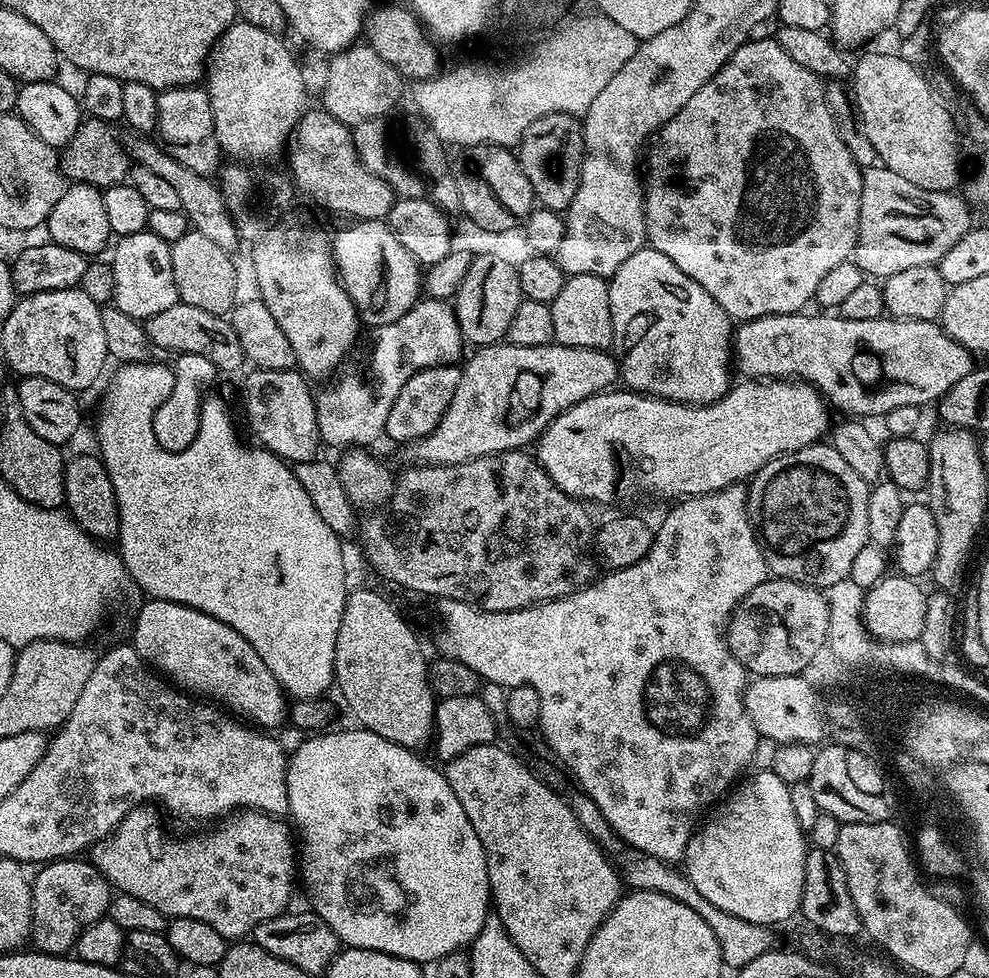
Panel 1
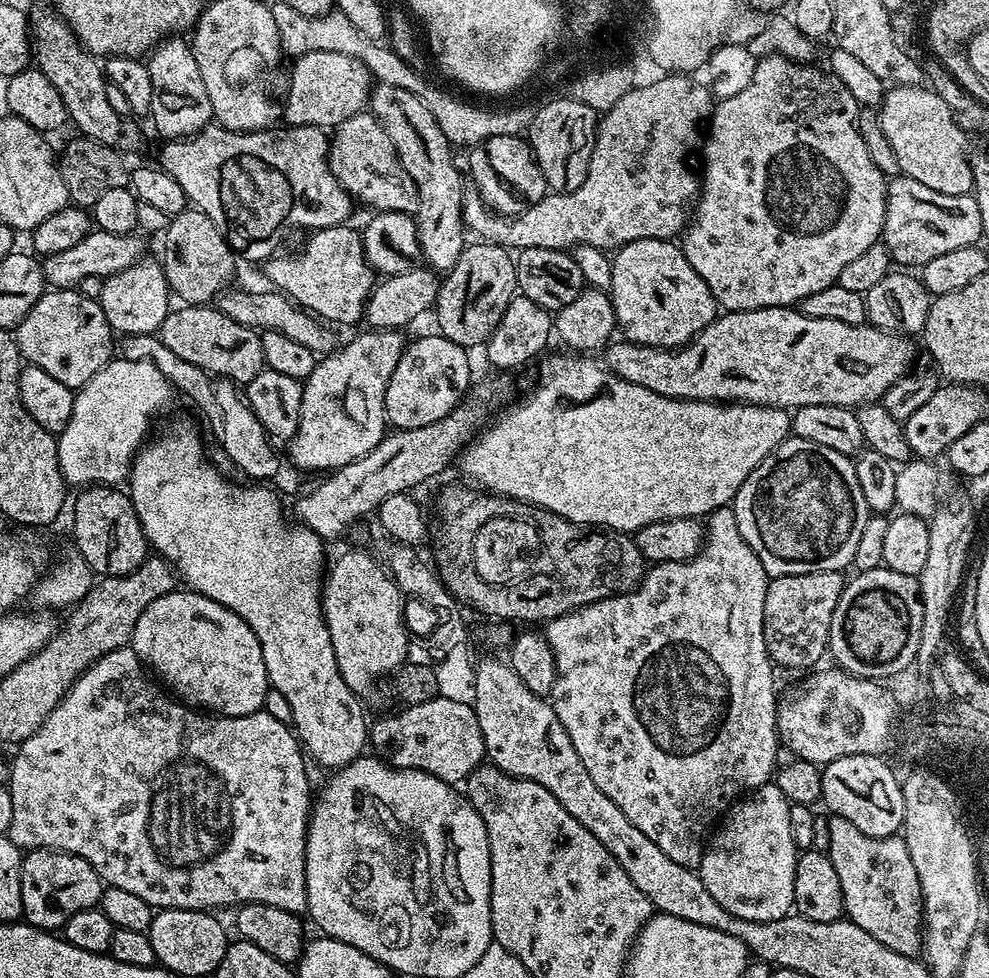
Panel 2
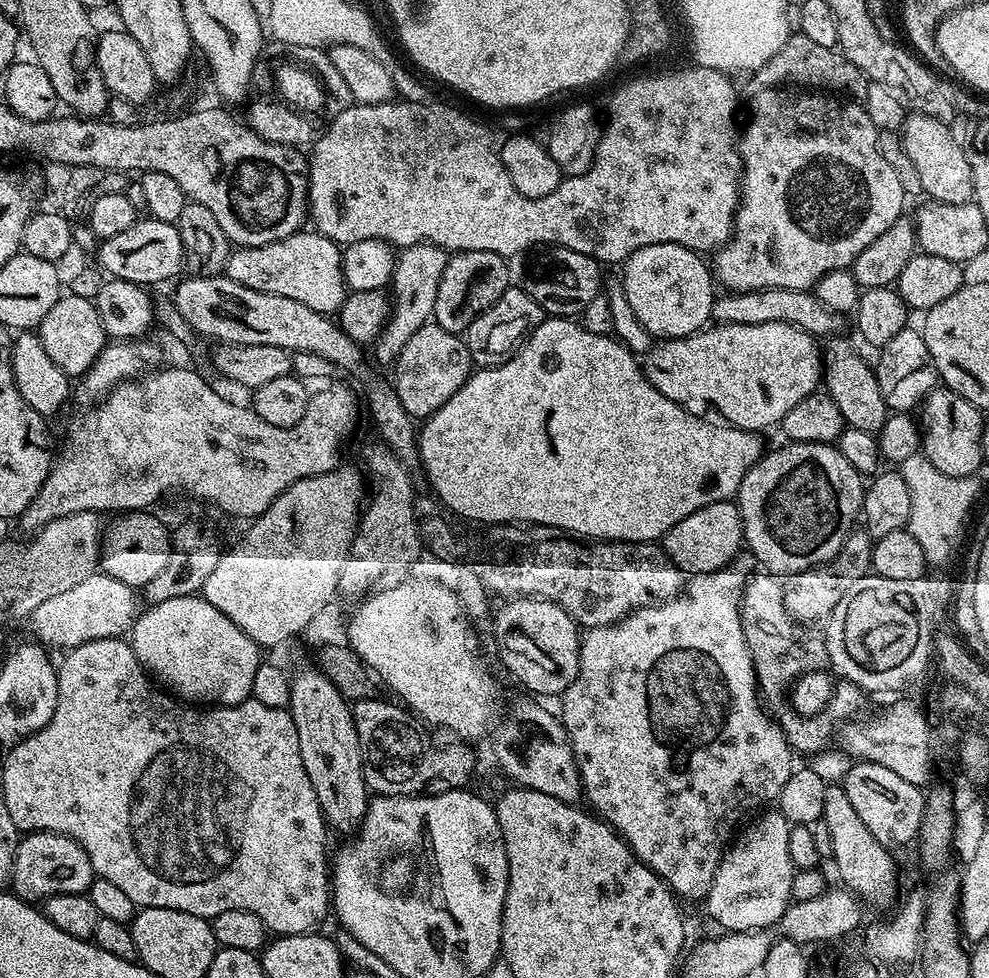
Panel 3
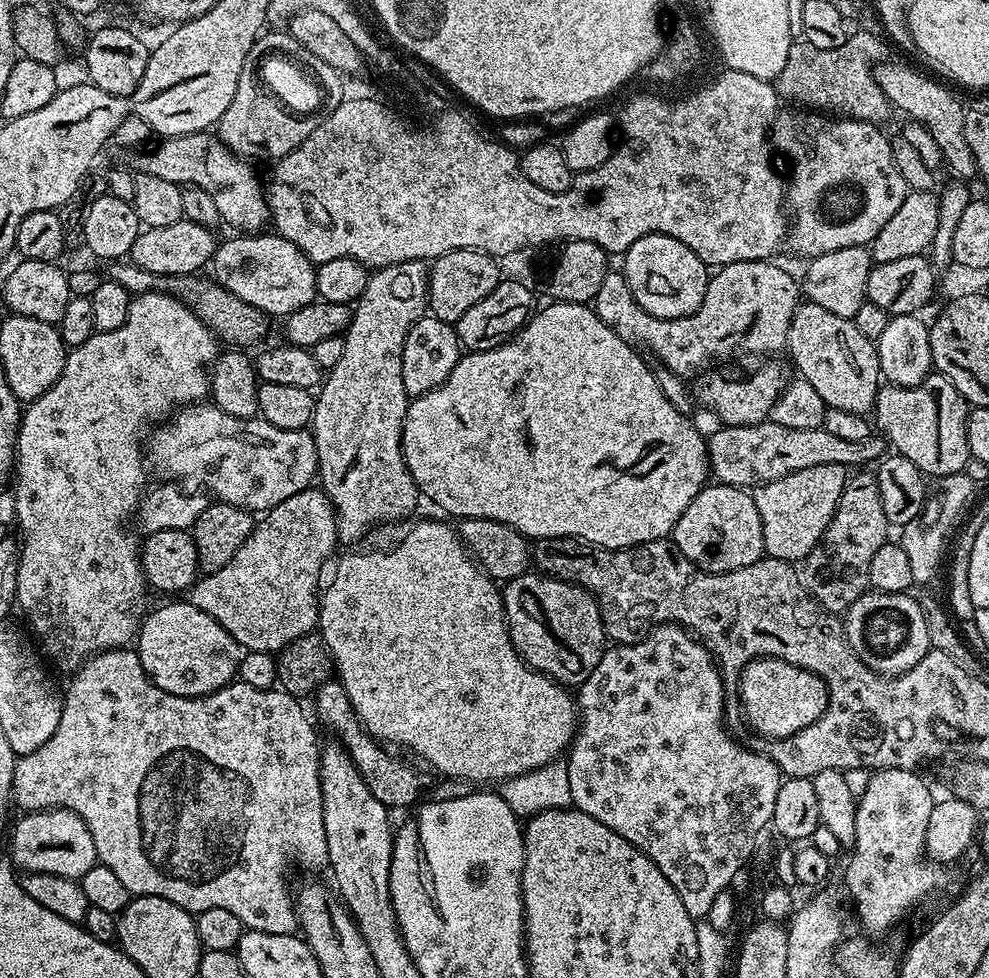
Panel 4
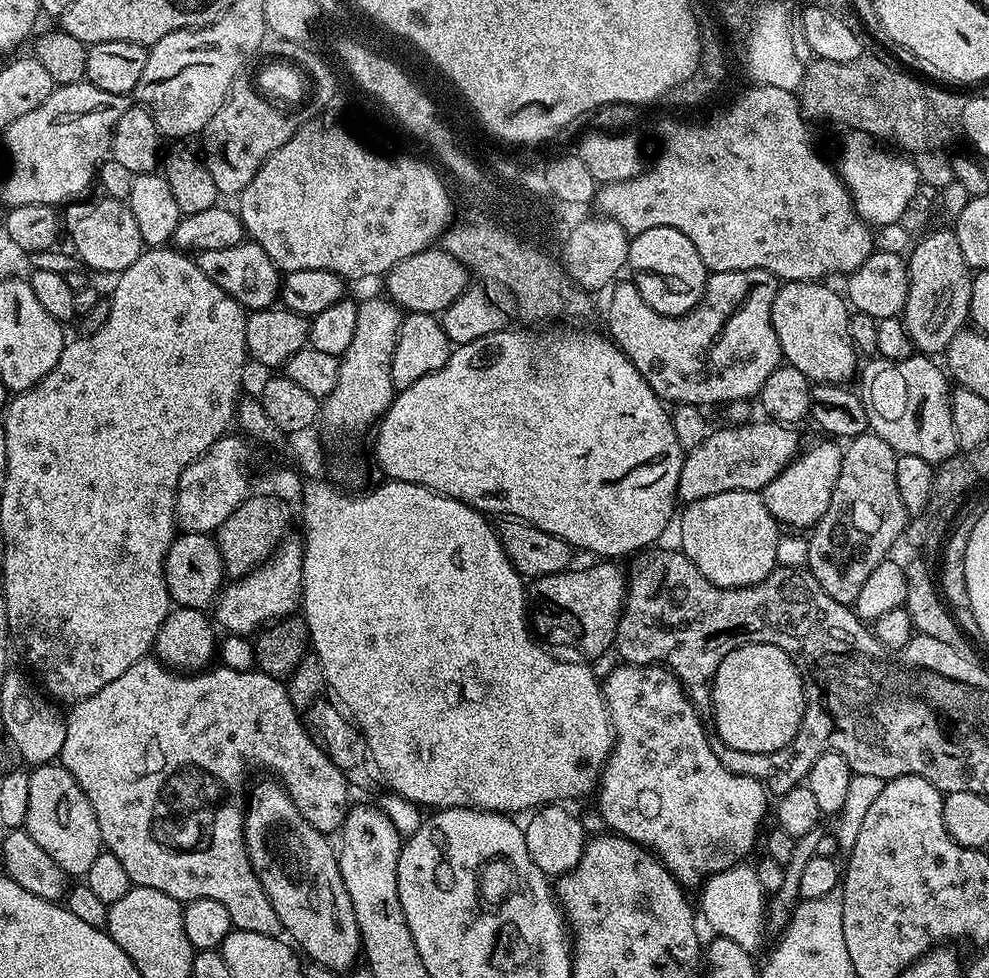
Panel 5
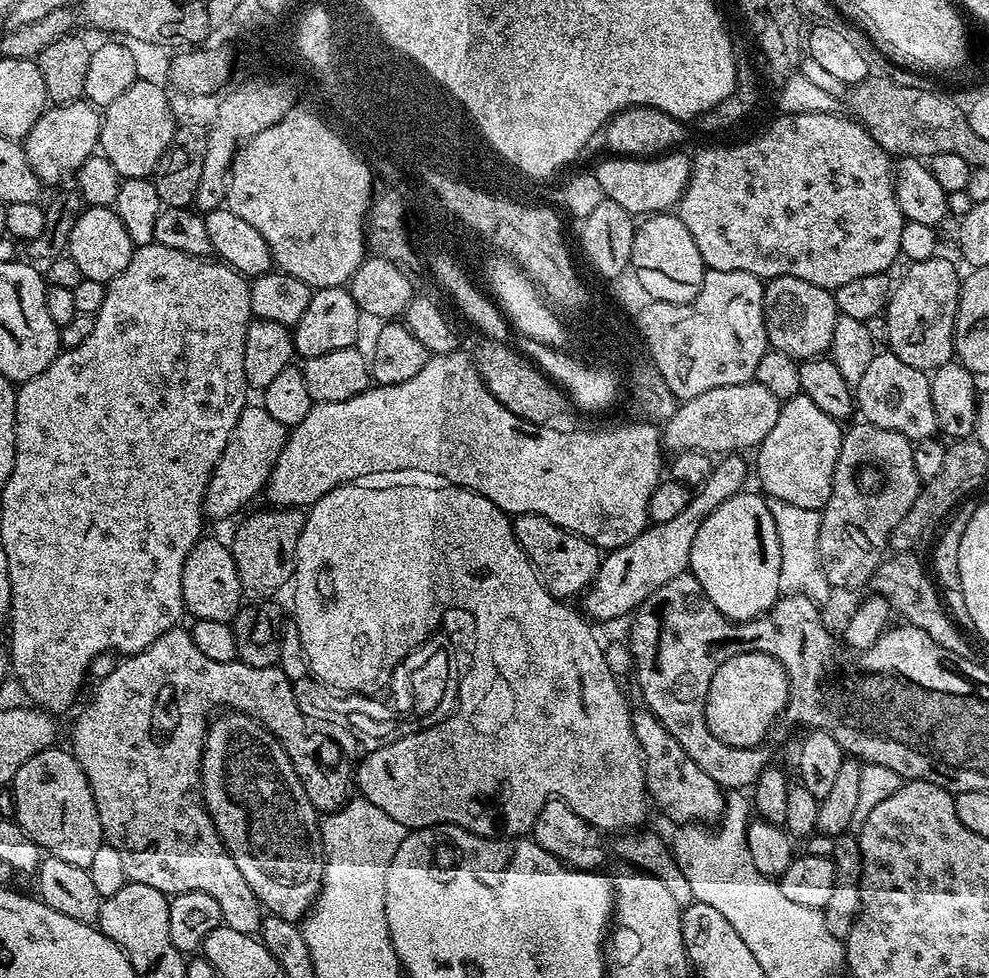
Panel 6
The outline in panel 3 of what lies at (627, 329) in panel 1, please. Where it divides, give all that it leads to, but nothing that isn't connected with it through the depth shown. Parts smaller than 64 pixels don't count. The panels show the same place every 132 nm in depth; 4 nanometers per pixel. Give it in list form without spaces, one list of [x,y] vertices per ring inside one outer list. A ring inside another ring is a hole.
[[[655,244],[634,250],[624,261],[622,283],[626,298],[638,322],[653,338],[692,336],[713,319],[714,276],[704,260],[703,255],[677,244]]]

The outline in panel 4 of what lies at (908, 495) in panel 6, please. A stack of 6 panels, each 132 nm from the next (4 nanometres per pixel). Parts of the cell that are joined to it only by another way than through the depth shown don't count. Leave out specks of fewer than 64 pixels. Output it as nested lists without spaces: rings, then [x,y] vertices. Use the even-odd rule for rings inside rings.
[[[860,470],[857,476],[849,475],[844,481],[842,498],[836,507],[830,526],[822,534],[820,543],[802,561],[802,579],[809,594],[824,607],[827,612],[843,614],[858,599],[863,592],[869,591],[868,571],[874,553],[889,539],[890,525],[882,510],[882,498],[876,485],[875,475],[868,470]]]

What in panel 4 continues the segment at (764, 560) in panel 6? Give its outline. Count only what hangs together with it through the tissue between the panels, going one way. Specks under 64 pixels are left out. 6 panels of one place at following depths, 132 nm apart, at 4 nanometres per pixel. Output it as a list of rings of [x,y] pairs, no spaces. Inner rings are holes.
[[[712,482],[705,486],[696,495],[694,502],[690,502],[686,510],[682,510],[682,518],[678,518],[670,539],[676,545],[676,549],[686,558],[690,558],[690,562],[697,564],[703,572],[738,570],[742,566],[758,562],[765,555],[762,518],[758,514],[755,495],[751,491],[735,488],[729,484]]]

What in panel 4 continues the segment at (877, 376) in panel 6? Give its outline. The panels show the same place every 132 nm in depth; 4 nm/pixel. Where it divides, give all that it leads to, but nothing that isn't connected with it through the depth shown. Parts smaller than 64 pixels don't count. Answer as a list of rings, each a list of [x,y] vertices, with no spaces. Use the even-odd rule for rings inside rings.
[[[927,376],[918,386],[897,388],[885,383],[876,396],[874,424],[879,435],[899,455],[910,458],[925,477],[941,478],[963,473],[970,464],[966,442],[966,422],[970,405],[945,376]]]

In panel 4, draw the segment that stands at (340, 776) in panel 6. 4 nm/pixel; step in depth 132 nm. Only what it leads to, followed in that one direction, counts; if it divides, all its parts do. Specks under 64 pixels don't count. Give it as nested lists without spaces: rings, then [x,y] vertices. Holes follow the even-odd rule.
[[[111,648],[111,649],[110,649],[110,651],[109,651],[109,652],[100,652],[100,653],[98,653],[98,654],[97,654],[97,655],[96,655],[96,656],[92,656],[92,657],[91,657],[91,658],[90,658],[90,659],[88,659],[88,660],[85,660],[85,661],[84,661],[84,663],[83,663],[83,664],[81,664],[81,665],[80,665],[80,667],[79,667],[79,668],[77,668],[77,669],[75,669],[75,672],[74,672],[74,675],[73,675],[73,676],[76,676],[76,677],[74,677],[74,678],[73,678],[73,680],[72,680],[72,681],[70,681],[70,682],[69,682],[69,684],[68,684],[68,693],[66,693],[66,692],[64,692],[64,693],[63,693],[63,696],[62,696],[62,697],[63,697],[63,704],[62,704],[62,706],[61,706],[61,717],[60,717],[60,719],[59,719],[59,723],[58,723],[58,728],[57,728],[57,729],[56,729],[56,731],[54,731],[54,734],[51,734],[51,735],[50,735],[50,738],[49,738],[49,739],[47,739],[47,741],[46,741],[46,742],[44,742],[44,743],[43,743],[43,744],[42,744],[42,746],[40,746],[40,747],[38,747],[38,750],[34,750],[34,752],[33,752],[33,753],[30,753],[30,754],[26,754],[26,755],[25,755],[25,756],[21,756],[21,757],[19,757],[19,759],[17,759],[17,761],[16,761],[16,765],[15,765],[15,766],[14,766],[14,782],[13,782],[13,783],[12,783],[12,798],[13,798],[13,801],[14,801],[14,804],[15,804],[15,807],[17,807],[17,806],[18,806],[18,807],[20,807],[20,809],[19,809],[19,811],[20,811],[20,812],[21,812],[21,813],[26,813],[26,812],[41,812],[41,810],[42,810],[42,809],[43,809],[43,808],[65,808],[65,809],[66,809],[66,810],[70,810],[70,811],[71,811],[71,812],[73,812],[73,813],[74,813],[74,814],[78,814],[78,818],[82,818],[82,822],[86,822],[86,830],[90,830],[90,838],[94,838],[94,850],[95,850],[95,851],[96,851],[96,859],[97,859],[97,861],[99,861],[99,863],[101,863],[101,864],[105,864],[105,865],[106,865],[106,867],[108,867],[108,868],[109,868],[109,869],[110,869],[110,870],[114,870],[114,874],[115,874],[115,875],[117,875],[117,877],[118,877],[118,878],[119,878],[119,879],[120,879],[120,880],[121,880],[121,882],[122,882],[122,883],[124,883],[124,884],[125,884],[125,885],[126,885],[126,890],[127,890],[127,891],[128,891],[128,893],[129,893],[129,894],[131,894],[131,895],[132,895],[132,896],[153,896],[153,897],[154,897],[154,898],[166,898],[166,902],[174,902],[174,906],[182,906],[182,907],[183,907],[183,908],[184,908],[184,909],[185,909],[185,910],[186,910],[186,911],[188,911],[188,912],[191,912],[191,913],[193,913],[193,914],[195,914],[195,913],[197,913],[197,912],[201,912],[201,911],[202,911],[202,910],[214,910],[214,906],[218,906],[218,907],[220,907],[220,908],[221,908],[221,909],[222,909],[222,910],[230,910],[230,914],[234,914],[234,915],[235,915],[235,916],[236,916],[236,917],[237,917],[237,918],[238,918],[238,919],[239,919],[239,920],[241,920],[241,922],[243,922],[243,923],[244,923],[244,926],[245,926],[245,929],[248,929],[248,930],[251,930],[251,931],[253,931],[253,932],[265,932],[265,933],[266,933],[266,934],[286,934],[286,935],[287,935],[287,936],[291,936],[291,935],[293,935],[293,933],[295,933],[295,932],[296,932],[296,931],[297,931],[297,928],[298,928],[298,921],[297,921],[297,918],[296,918],[296,910],[295,910],[295,907],[294,907],[294,892],[293,892],[293,889],[291,889],[291,890],[290,890],[290,889],[288,889],[288,871],[290,871],[290,870],[291,870],[291,868],[292,868],[292,864],[297,864],[297,866],[298,866],[298,867],[300,867],[300,868],[320,868],[320,867],[321,867],[321,868],[322,868],[322,869],[323,869],[323,868],[324,868],[324,867],[325,867],[325,865],[327,865],[327,862],[328,862],[328,851],[327,851],[327,850],[326,850],[326,822],[322,822],[322,782],[321,782],[321,781],[320,781],[320,749],[321,749],[321,747],[322,747],[322,744],[321,744],[321,741],[319,741],[319,742],[318,742],[318,741],[316,741],[316,732],[315,732],[315,730],[314,730],[314,729],[312,729],[312,724],[313,724],[313,721],[312,721],[312,720],[311,720],[311,719],[310,719],[310,716],[309,716],[309,720],[310,720],[310,721],[308,721],[308,716],[307,716],[307,714],[306,714],[306,713],[304,713],[304,708],[303,708],[303,706],[302,706],[302,705],[300,705],[300,704],[303,704],[303,703],[301,703],[301,701],[300,701],[300,700],[299,700],[299,699],[297,699],[297,697],[294,697],[294,696],[291,696],[291,695],[290,695],[290,694],[289,694],[289,693],[288,693],[288,692],[285,692],[285,691],[283,691],[283,690],[281,690],[281,689],[280,689],[280,688],[279,688],[279,687],[275,687],[275,688],[267,688],[267,689],[266,689],[266,690],[258,690],[258,686],[250,686],[250,685],[249,685],[249,684],[242,684],[242,683],[239,683],[239,682],[233,682],[233,683],[231,683],[231,684],[228,684],[228,685],[227,685],[227,686],[226,686],[226,687],[225,687],[225,688],[223,688],[223,689],[222,689],[222,690],[218,690],[218,691],[217,691],[217,692],[211,692],[211,694],[210,694],[210,695],[208,695],[208,696],[175,696],[175,695],[174,695],[174,694],[170,694],[170,693],[169,693],[169,692],[167,692],[167,691],[166,691],[166,690],[162,690],[162,689],[161,689],[161,688],[160,688],[160,687],[159,687],[159,686],[158,686],[158,685],[156,685],[156,683],[155,683],[155,682],[153,682],[153,680],[152,680],[152,679],[150,679],[150,677],[149,677],[149,676],[148,676],[148,675],[147,675],[147,674],[146,674],[146,670],[145,670],[145,669],[144,669],[144,667],[143,667],[143,666],[142,666],[142,662],[141,662],[141,661],[140,661],[140,656],[139,656],[139,654],[137,654],[137,653],[136,653],[136,651],[134,651],[134,650],[129,650],[129,649],[128,649],[128,648]]]

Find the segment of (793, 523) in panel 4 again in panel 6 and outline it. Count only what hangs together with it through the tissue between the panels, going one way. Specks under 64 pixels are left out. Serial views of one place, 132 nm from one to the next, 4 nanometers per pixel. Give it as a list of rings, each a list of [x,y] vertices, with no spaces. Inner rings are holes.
[[[803,394],[783,401],[780,406],[780,417],[755,453],[757,456],[756,464],[754,460],[754,472],[755,475],[756,472],[760,475],[760,484],[765,488],[763,491],[771,498],[782,498],[782,502],[790,502],[790,506],[798,506],[802,510],[823,509],[832,493],[834,470],[842,450],[844,433],[841,421],[830,418],[830,414],[826,414],[817,403]]]

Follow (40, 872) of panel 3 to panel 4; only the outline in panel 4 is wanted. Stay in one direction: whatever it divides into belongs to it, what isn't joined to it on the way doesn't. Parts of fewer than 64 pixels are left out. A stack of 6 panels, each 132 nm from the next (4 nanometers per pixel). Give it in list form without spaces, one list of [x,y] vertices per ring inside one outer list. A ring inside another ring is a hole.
[[[43,808],[41,812],[23,813],[19,818],[21,820],[16,825],[11,825],[11,863],[17,869],[24,868],[25,873],[58,874],[62,878],[79,880],[86,870],[98,863],[94,838],[90,838],[90,830],[86,830],[86,822],[82,822],[78,814],[65,808]]]

